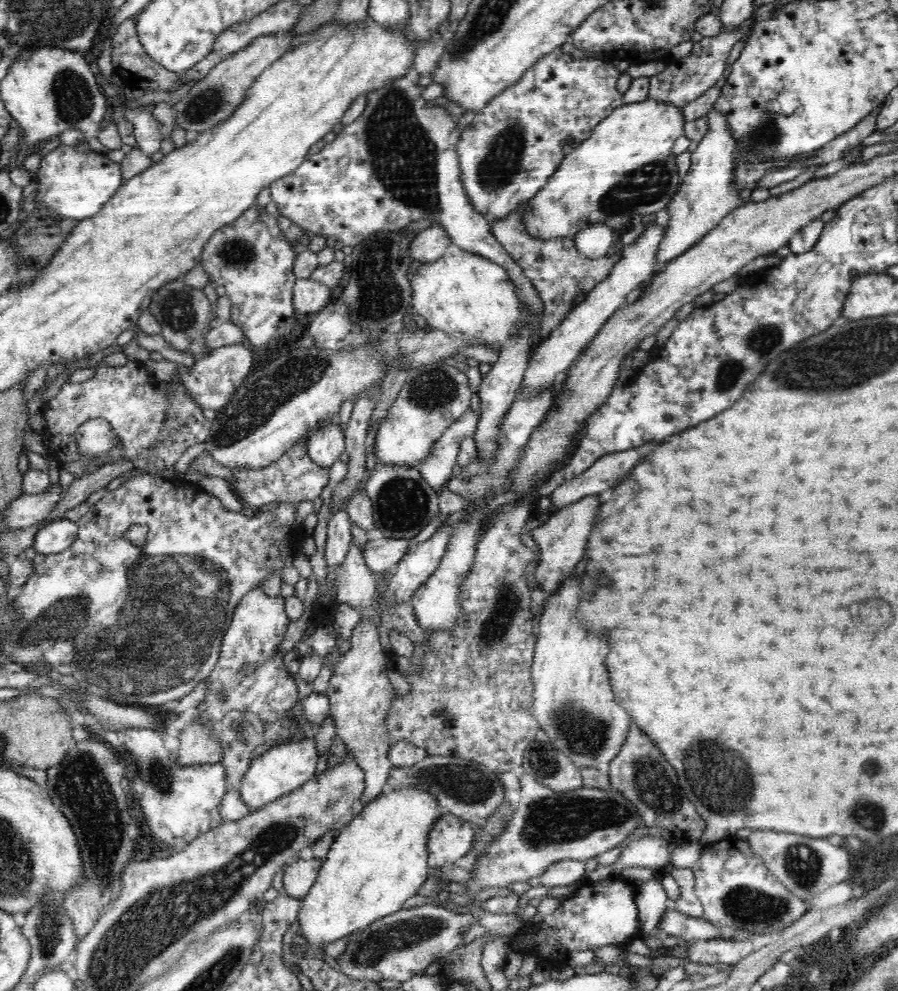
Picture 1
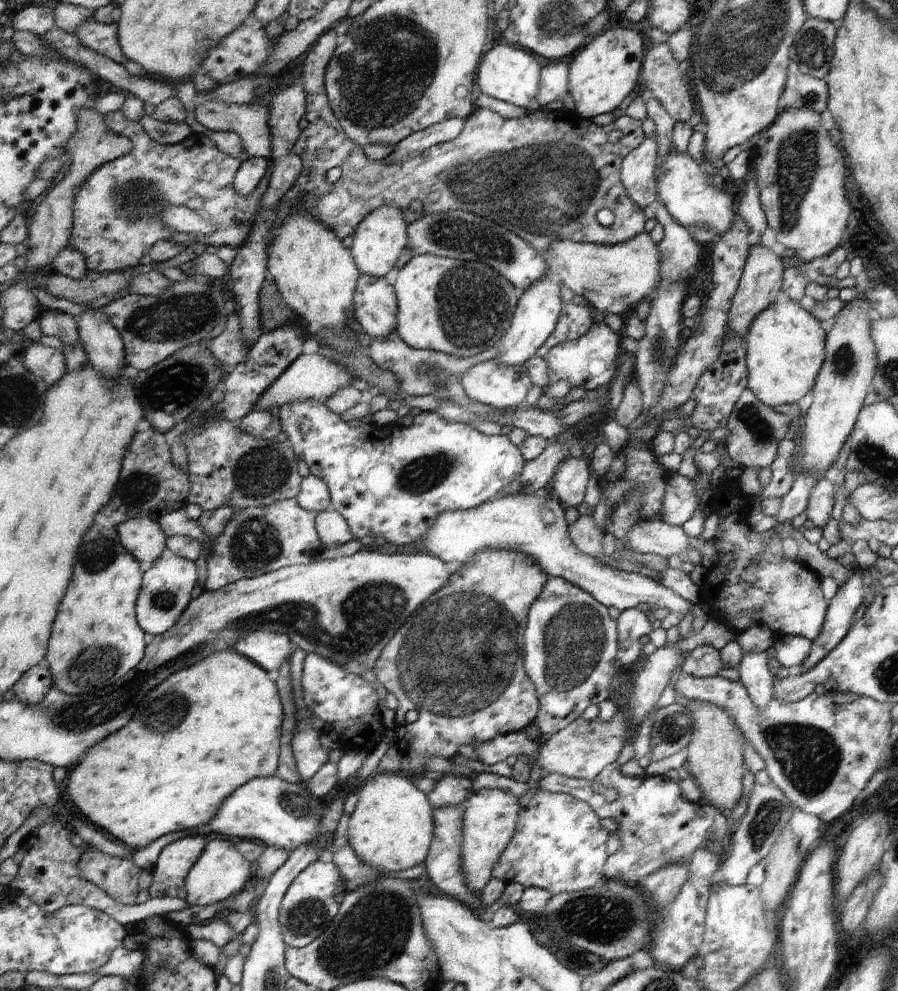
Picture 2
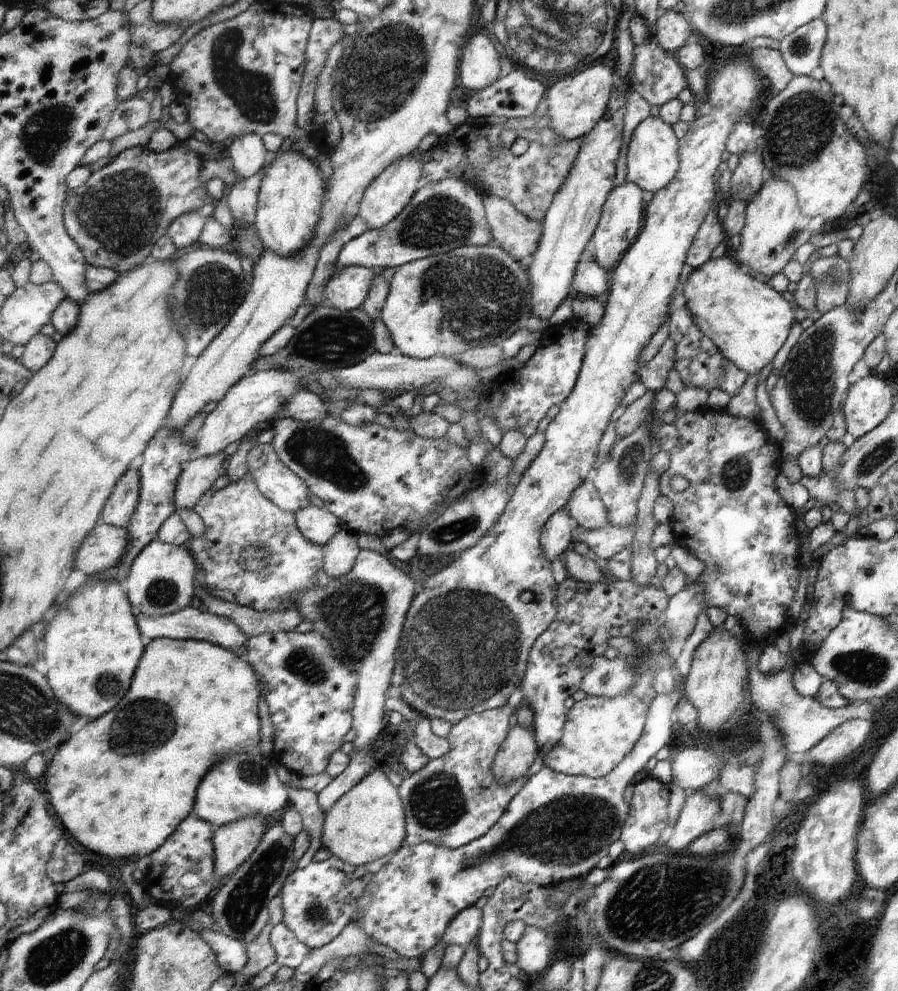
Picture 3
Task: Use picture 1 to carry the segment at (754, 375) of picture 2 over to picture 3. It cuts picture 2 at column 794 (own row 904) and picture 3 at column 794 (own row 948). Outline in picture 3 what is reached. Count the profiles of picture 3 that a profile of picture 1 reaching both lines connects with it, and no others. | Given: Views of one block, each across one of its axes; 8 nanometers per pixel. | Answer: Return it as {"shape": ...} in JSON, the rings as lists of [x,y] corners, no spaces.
{"shape":[[[731,254],[707,260],[695,268],[683,284],[683,298],[683,308],[691,314],[699,332],[711,338],[723,358],[731,360],[749,376],[757,374],[771,362],[795,322],[795,310],[781,298],[781,294],[751,278],[739,268]]]}

